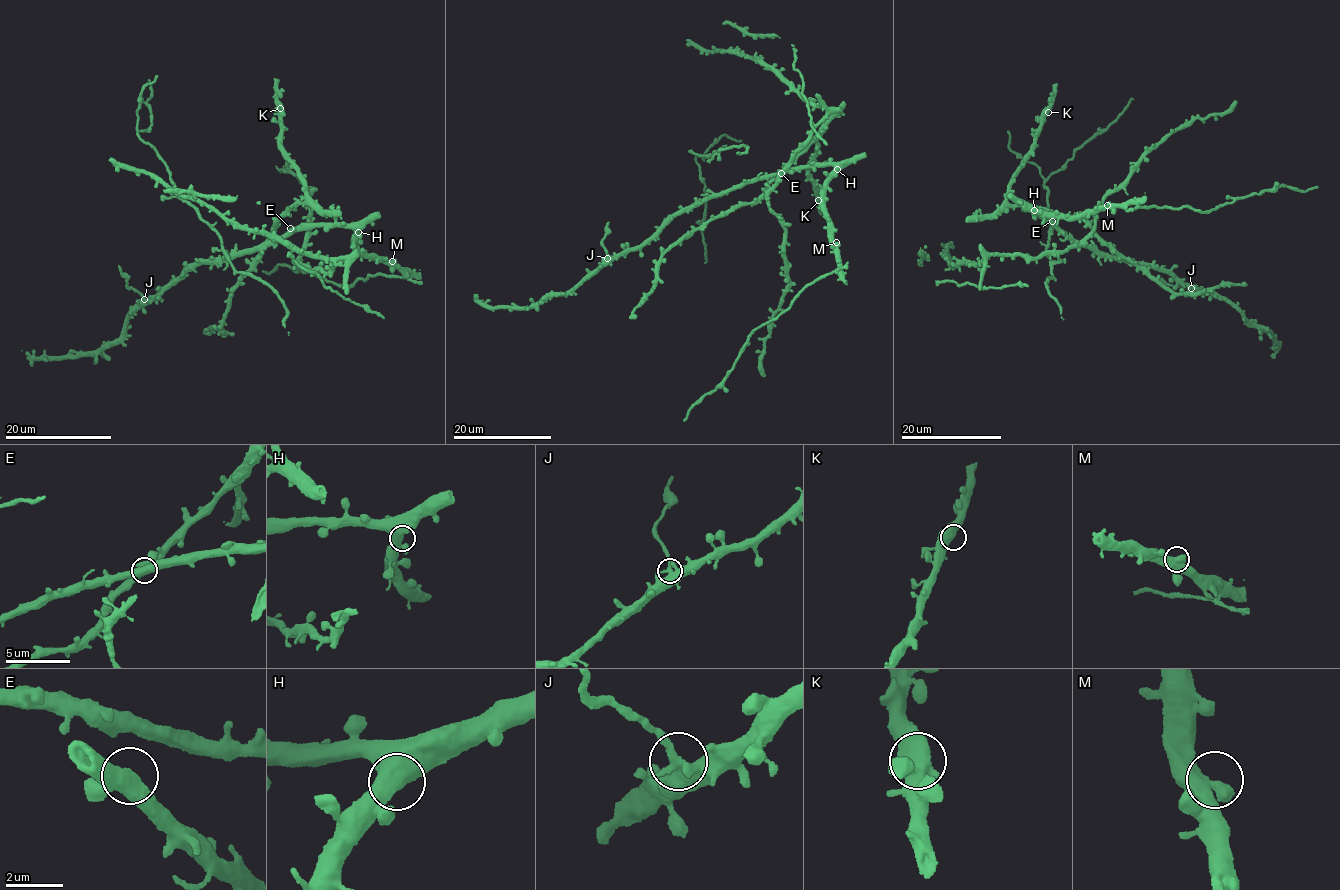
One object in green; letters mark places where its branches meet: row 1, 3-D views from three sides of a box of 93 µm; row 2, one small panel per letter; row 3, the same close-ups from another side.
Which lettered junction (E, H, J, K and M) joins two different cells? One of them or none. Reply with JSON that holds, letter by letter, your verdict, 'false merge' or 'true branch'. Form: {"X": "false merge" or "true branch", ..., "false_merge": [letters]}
{"E": "true branch", "H": "true branch", "J": "false merge", "K": "true branch", "M": "true branch", "false_merge": ["J"]}

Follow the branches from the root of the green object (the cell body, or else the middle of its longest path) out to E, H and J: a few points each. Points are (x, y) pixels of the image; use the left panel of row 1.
E: (311, 227), (290, 228)
H: (311, 227), (343, 223), (358, 232)
J: (311, 227), (288, 232), (260, 246), (191, 265), (159, 289), (157, 294), (144, 299)

